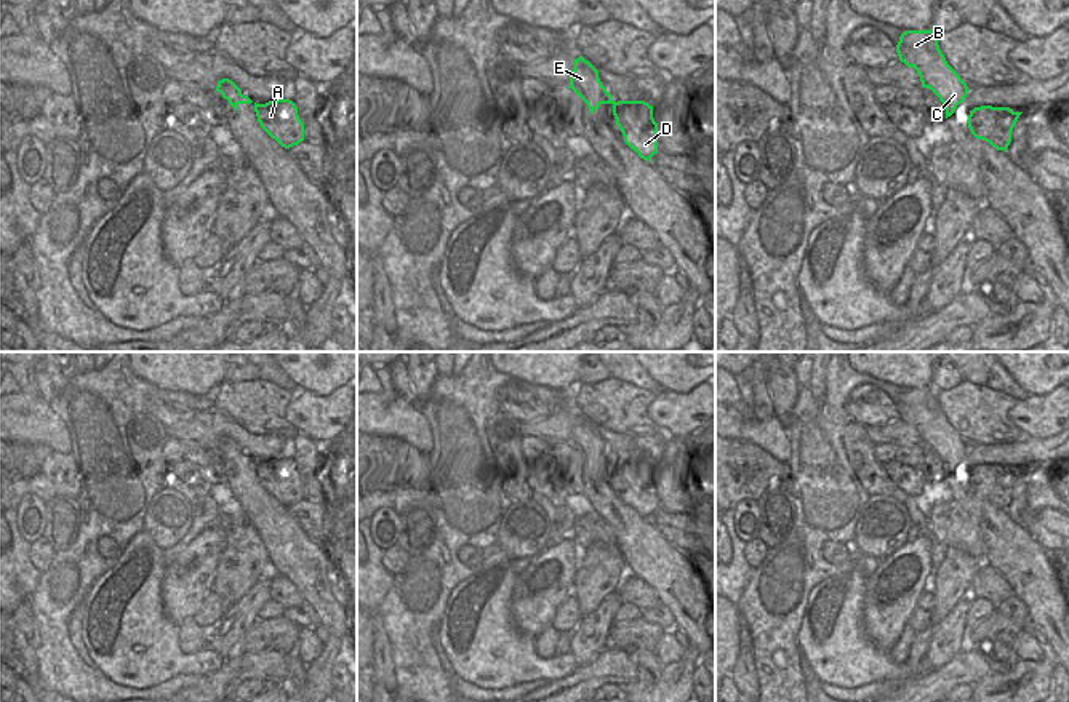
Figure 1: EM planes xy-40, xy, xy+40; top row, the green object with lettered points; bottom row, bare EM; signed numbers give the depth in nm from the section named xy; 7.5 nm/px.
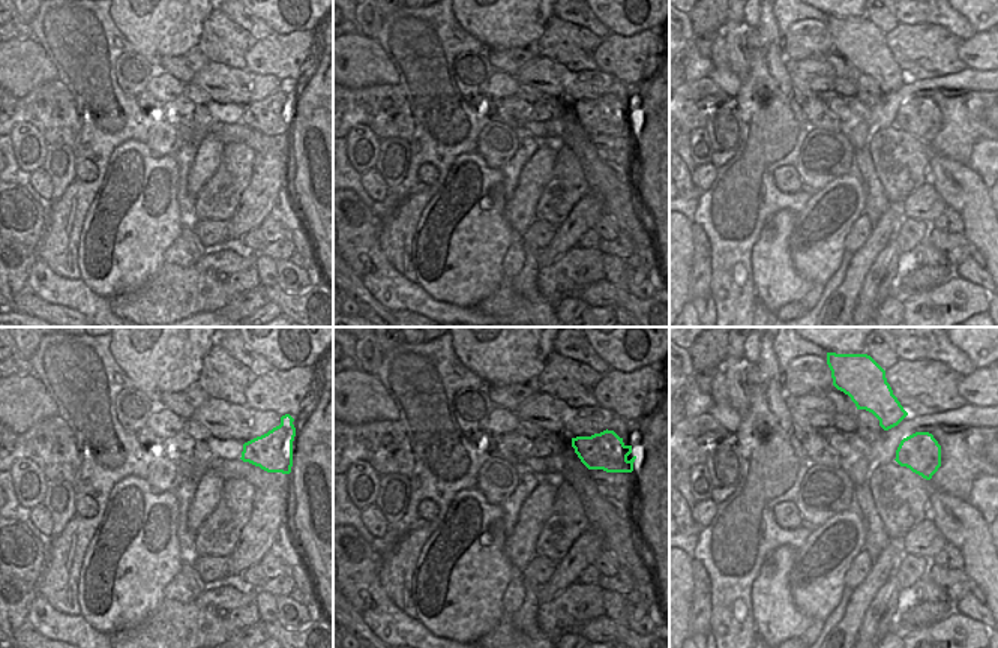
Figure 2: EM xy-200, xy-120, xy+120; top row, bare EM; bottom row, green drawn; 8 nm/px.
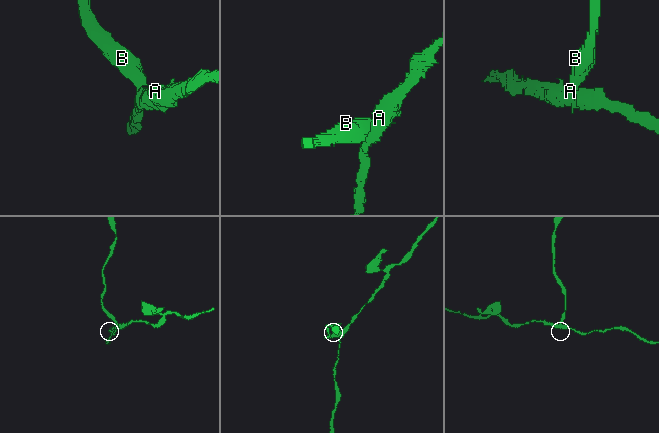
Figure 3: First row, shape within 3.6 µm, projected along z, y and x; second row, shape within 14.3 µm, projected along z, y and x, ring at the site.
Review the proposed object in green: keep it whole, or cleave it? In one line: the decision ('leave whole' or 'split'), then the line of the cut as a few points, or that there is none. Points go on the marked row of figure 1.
split; cut xy (616, 103), (613, 114)

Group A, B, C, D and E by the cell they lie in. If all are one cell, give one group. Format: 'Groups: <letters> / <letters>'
Groups: A D / B C E

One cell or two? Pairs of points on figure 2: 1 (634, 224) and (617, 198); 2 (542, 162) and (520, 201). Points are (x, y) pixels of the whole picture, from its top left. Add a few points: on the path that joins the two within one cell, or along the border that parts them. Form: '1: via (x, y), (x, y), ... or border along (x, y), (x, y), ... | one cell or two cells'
1: via (628, 218), (619, 204) | one cell
2: via (536, 171), (527, 192) | one cell

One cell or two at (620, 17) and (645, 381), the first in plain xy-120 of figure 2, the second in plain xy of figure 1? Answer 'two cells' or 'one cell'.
two cells

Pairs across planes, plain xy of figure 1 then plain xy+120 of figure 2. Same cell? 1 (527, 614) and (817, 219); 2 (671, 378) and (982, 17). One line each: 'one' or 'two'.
1: one
2: one

